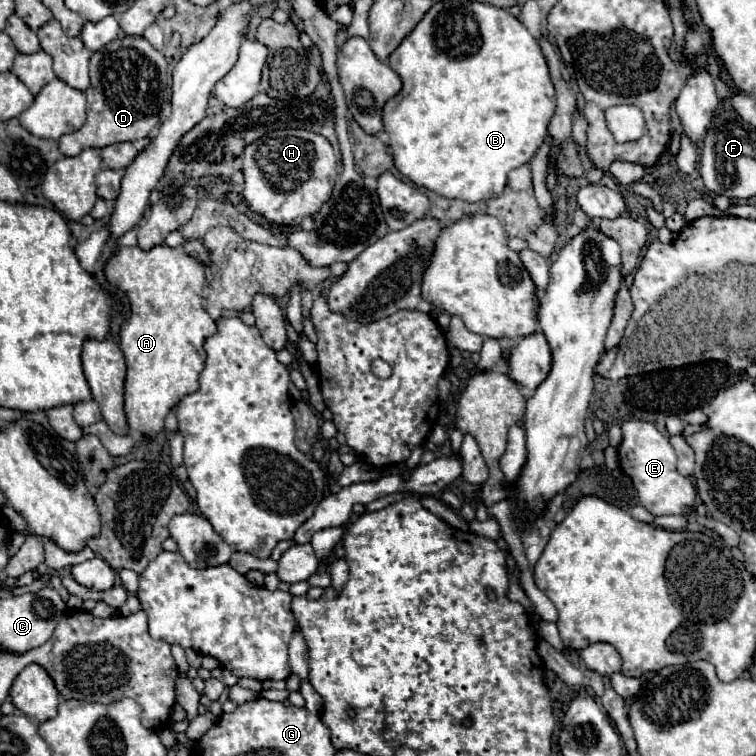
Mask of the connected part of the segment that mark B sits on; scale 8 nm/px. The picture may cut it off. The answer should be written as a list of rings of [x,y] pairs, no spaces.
[[[438,1],[424,15],[424,19],[416,25],[416,29],[390,55],[388,65],[400,75],[404,87],[384,107],[384,129],[392,139],[390,149],[392,149],[392,155],[394,155],[396,169],[404,177],[408,177],[412,183],[416,183],[418,187],[426,187],[426,189],[434,191],[436,195],[442,195],[442,197],[448,197],[448,199],[464,199],[464,201],[494,199],[504,191],[506,181],[508,181],[508,173],[512,169],[518,169],[520,165],[528,163],[546,139],[548,123],[550,123],[550,117],[554,115],[554,105],[556,105],[556,93],[554,93],[554,85],[550,81],[548,65],[546,65],[546,59],[540,51],[538,41],[528,33],[528,29],[514,15],[510,15],[504,9],[498,9],[498,7],[492,7],[492,5],[486,5],[486,3],[464,5],[464,3],[454,3],[454,1]]]

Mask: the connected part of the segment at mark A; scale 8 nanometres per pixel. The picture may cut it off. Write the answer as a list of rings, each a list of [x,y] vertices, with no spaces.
[[[168,245],[150,251],[120,247],[104,267],[106,279],[116,285],[130,301],[130,319],[122,325],[120,347],[128,363],[126,375],[126,417],[130,429],[154,437],[168,411],[184,395],[198,389],[198,375],[204,367],[204,339],[216,333],[214,319],[204,309],[202,291],[206,287],[204,263]]]

